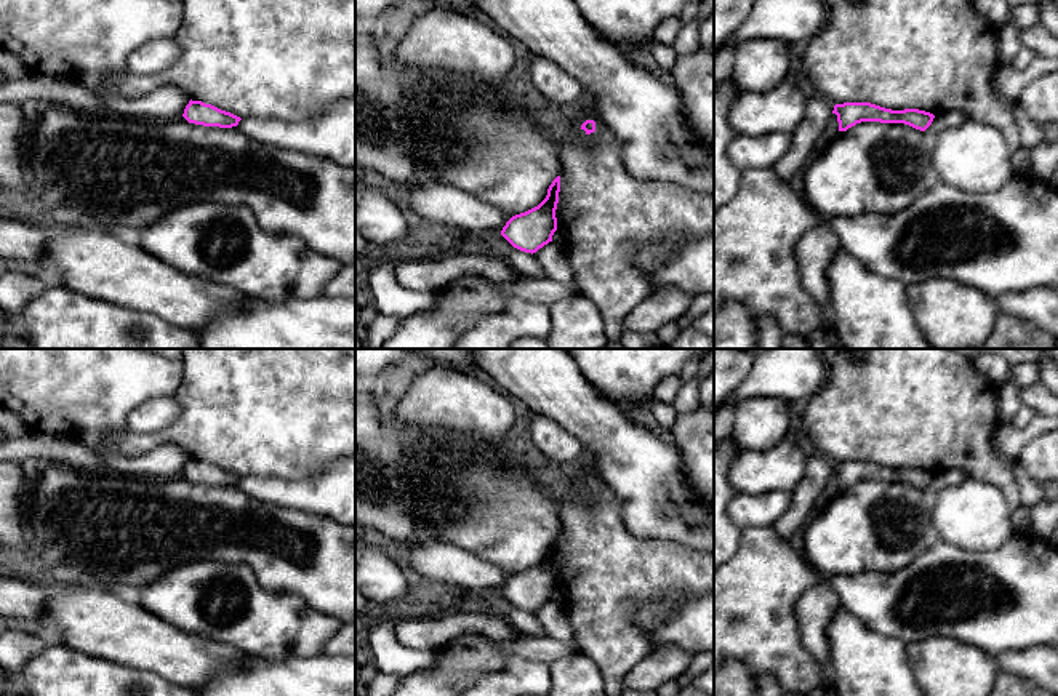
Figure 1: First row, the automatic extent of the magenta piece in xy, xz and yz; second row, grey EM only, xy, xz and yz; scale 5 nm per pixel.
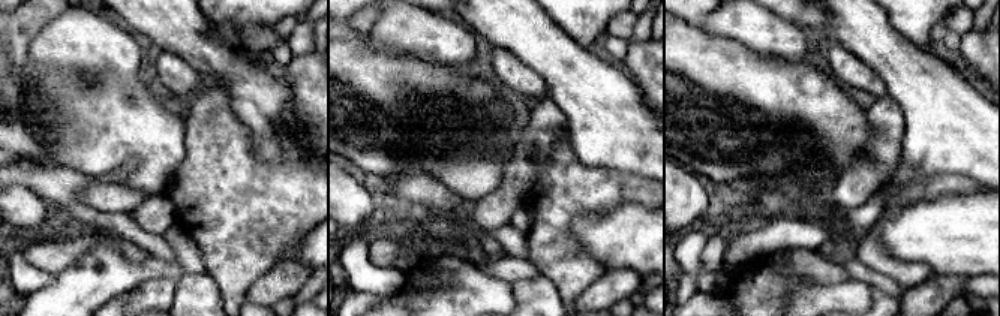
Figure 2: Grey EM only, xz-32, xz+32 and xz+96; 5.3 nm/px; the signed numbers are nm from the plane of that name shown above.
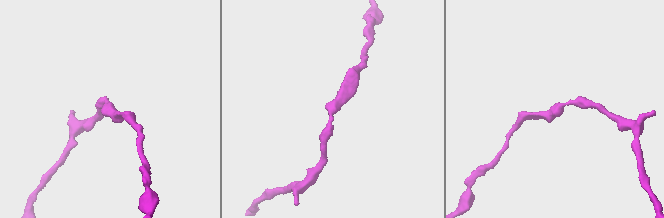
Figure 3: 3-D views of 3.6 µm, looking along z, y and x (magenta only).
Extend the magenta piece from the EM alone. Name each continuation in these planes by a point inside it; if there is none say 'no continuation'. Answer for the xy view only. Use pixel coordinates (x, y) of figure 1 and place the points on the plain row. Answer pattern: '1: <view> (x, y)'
no continuation

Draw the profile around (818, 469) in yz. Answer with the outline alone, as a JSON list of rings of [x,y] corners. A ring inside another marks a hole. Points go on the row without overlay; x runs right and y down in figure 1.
[[[816,451],[807,456],[804,477],[792,491],[792,502],[775,523],[779,538],[791,541],[792,534],[807,525],[813,514],[813,506],[824,490],[832,469],[834,462],[821,453]]]

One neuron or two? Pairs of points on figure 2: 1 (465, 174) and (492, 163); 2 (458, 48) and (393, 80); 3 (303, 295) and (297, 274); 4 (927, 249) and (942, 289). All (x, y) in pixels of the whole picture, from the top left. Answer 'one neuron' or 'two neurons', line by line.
1: one neuron
2: two neurons
3: two neurons
4: two neurons

